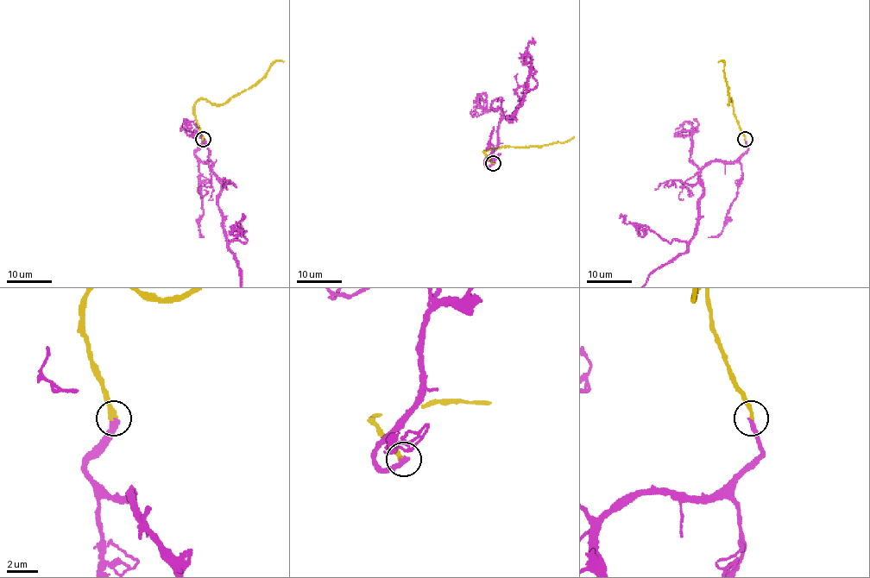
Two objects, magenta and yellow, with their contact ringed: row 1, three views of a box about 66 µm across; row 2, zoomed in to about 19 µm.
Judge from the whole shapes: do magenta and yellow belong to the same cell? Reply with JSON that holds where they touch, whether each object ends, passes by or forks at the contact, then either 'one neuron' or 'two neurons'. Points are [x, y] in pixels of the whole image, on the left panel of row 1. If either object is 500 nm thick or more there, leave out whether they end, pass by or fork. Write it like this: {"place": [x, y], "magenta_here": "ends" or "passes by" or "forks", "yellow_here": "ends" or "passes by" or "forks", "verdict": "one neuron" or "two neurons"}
{"place": [203, 139], "magenta_here": "ends", "yellow_here": "ends", "verdict": "one neuron"}

